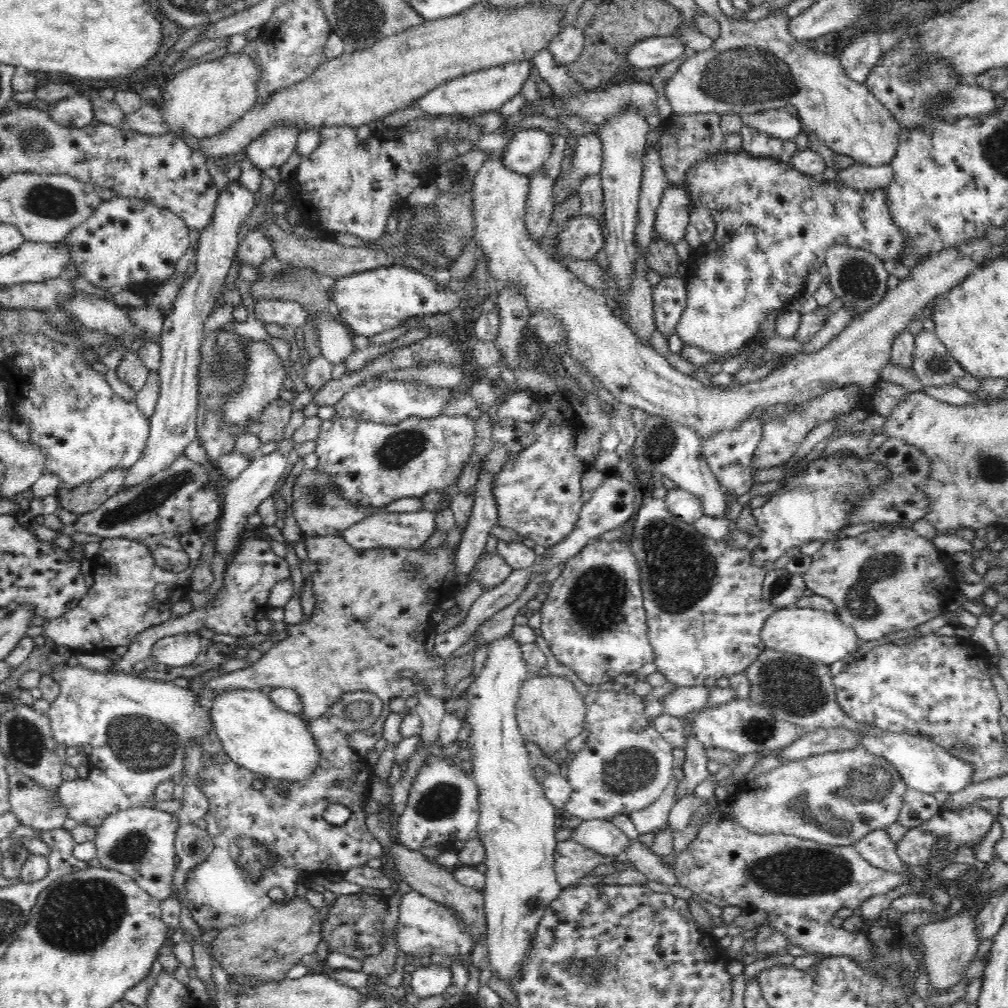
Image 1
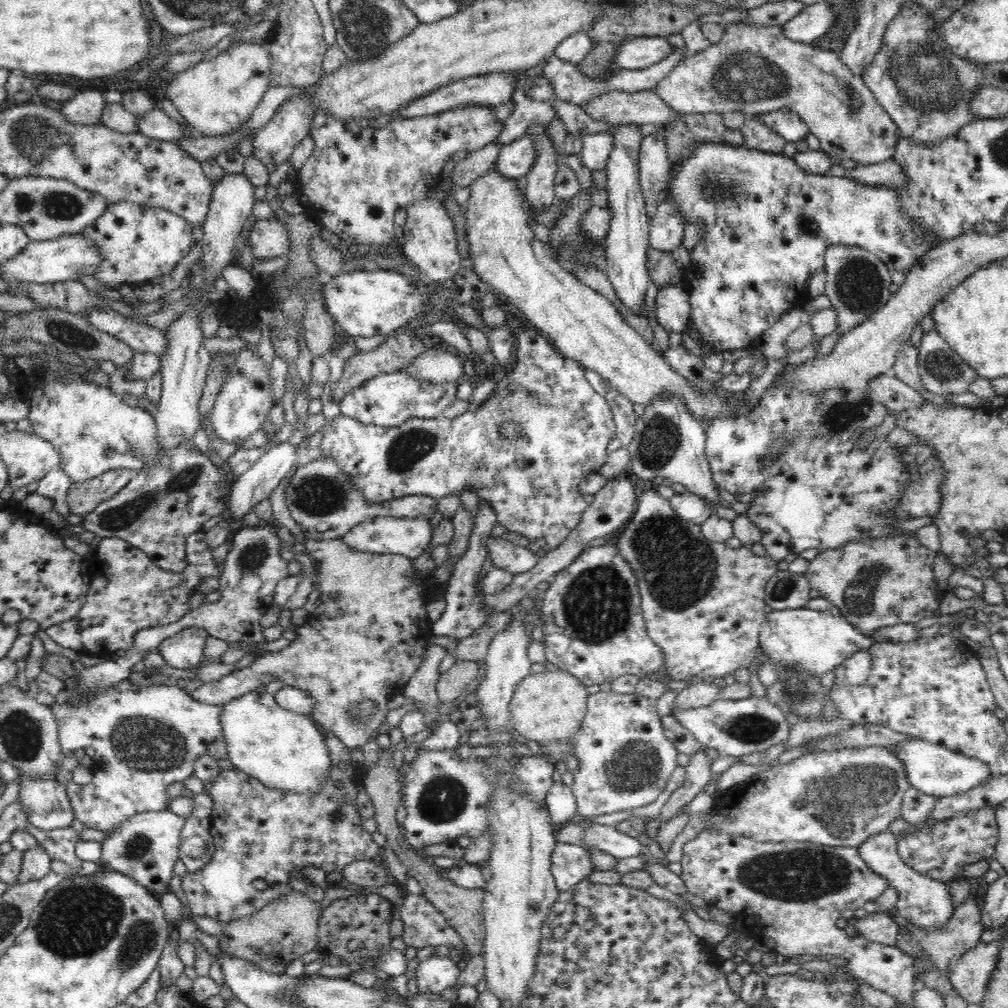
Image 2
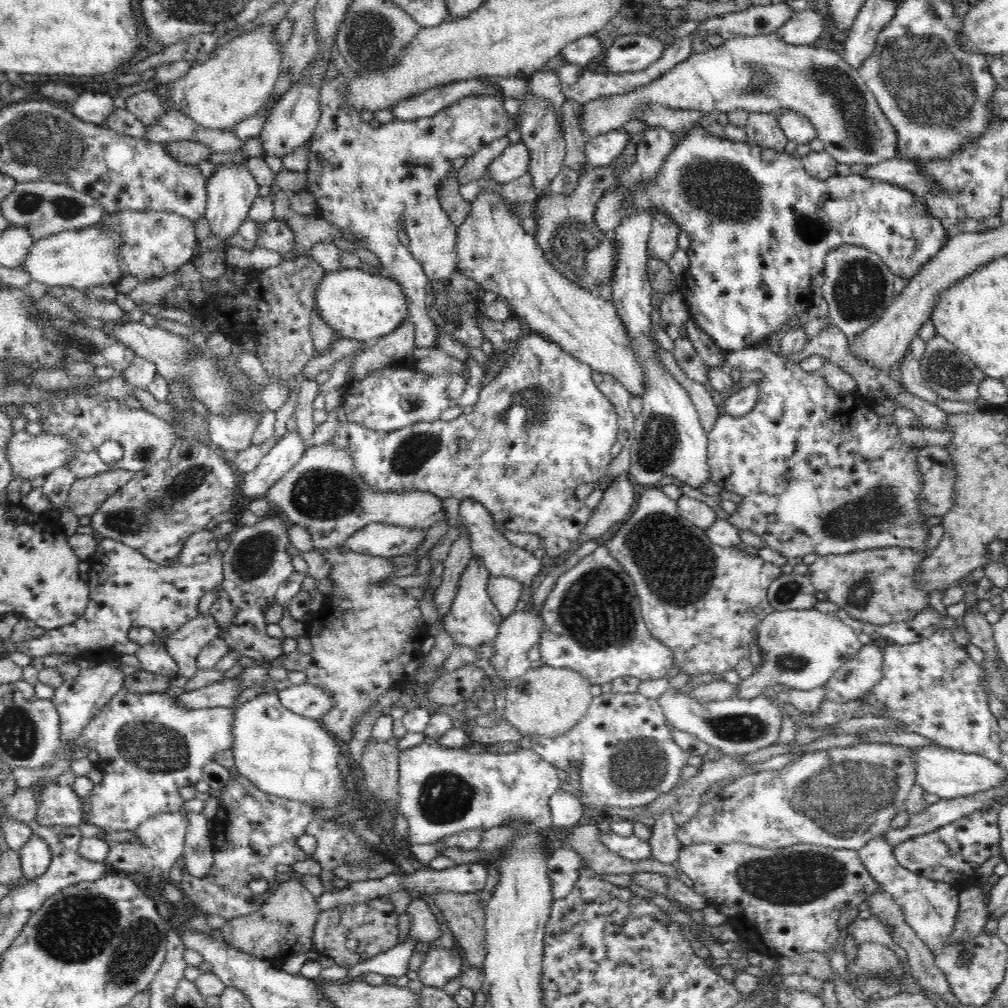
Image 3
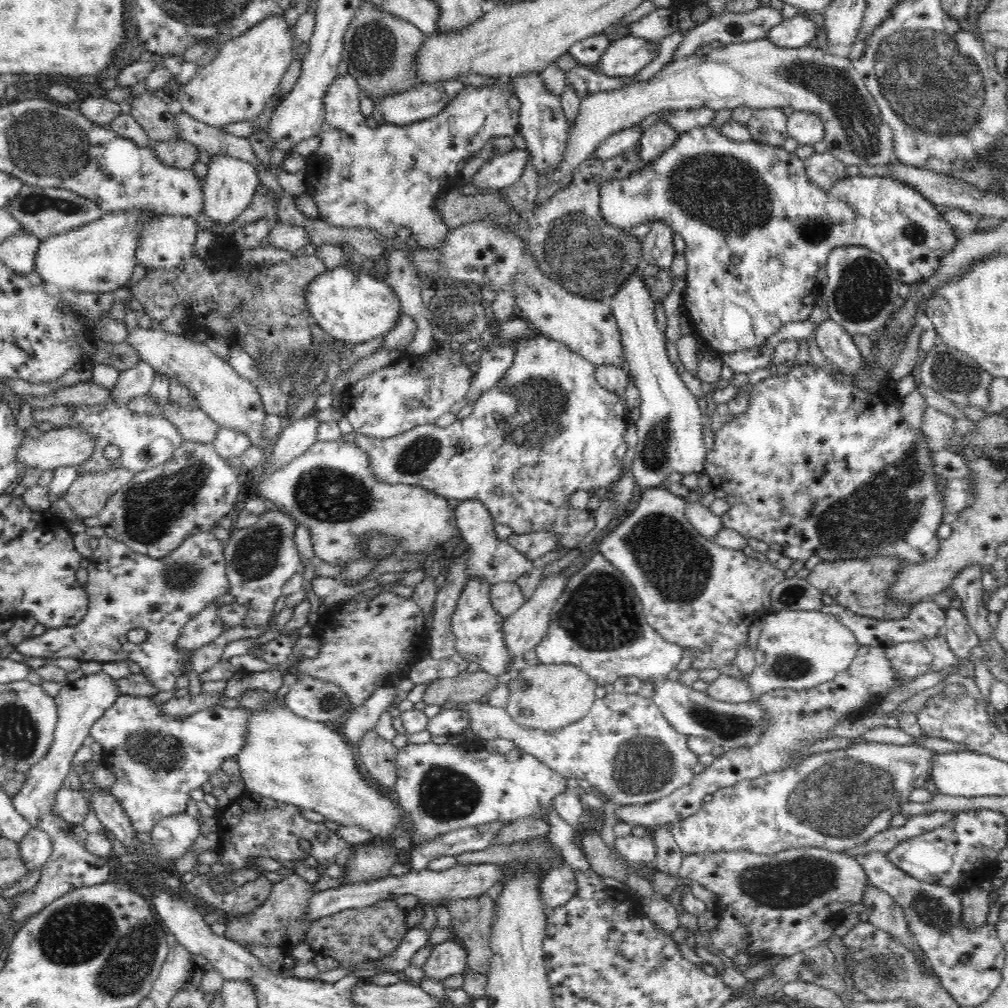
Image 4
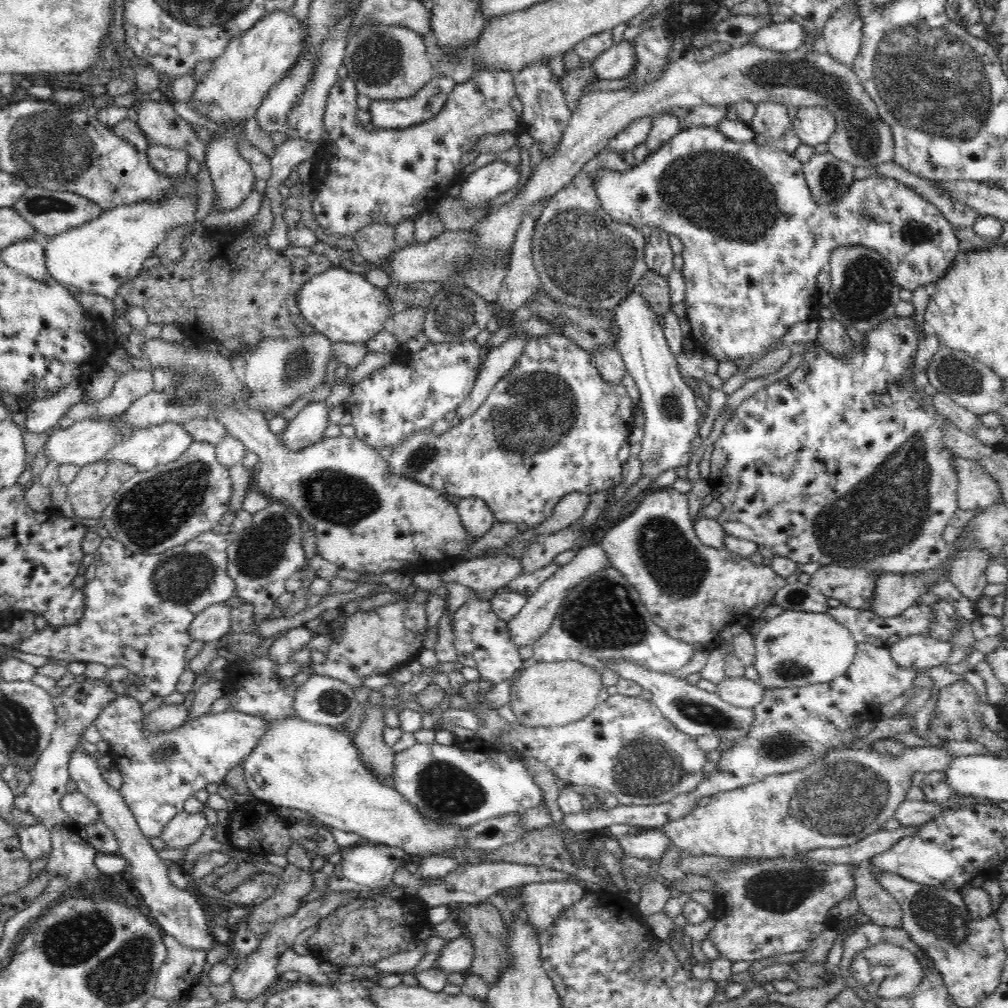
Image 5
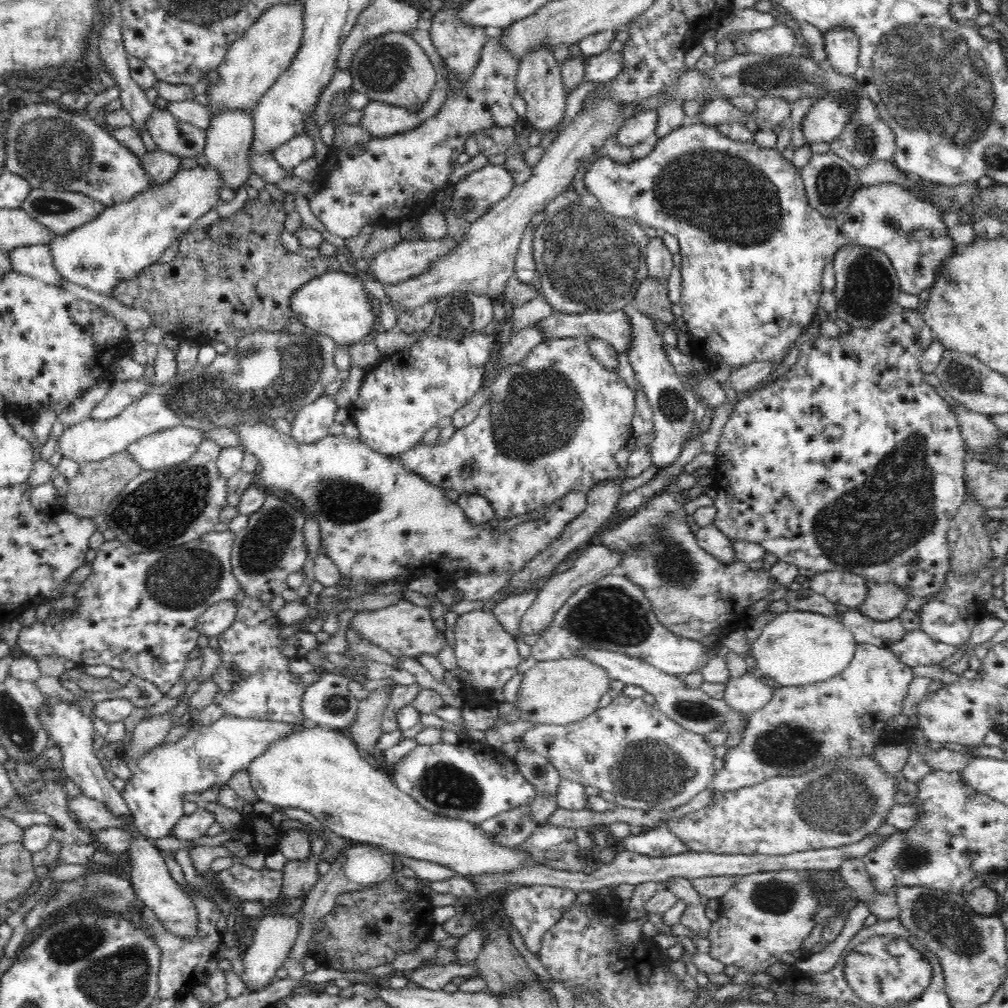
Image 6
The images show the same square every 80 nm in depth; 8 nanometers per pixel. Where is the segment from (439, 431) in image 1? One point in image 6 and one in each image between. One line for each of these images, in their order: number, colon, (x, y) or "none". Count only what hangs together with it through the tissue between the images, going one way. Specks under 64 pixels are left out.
2: (532, 483)
3: (541, 428)
4: (548, 428)
5: (552, 426)
6: (553, 422)

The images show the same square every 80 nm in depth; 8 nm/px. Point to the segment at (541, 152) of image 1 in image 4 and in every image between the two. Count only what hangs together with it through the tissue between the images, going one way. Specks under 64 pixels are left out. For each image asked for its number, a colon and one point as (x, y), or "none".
2: (515, 160)
3: (514, 162)
4: (500, 172)

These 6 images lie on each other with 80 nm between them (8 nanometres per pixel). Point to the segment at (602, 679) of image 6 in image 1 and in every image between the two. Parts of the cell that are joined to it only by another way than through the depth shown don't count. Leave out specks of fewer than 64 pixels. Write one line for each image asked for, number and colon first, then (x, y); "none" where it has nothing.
1: (550, 711)
2: (549, 706)
3: (545, 702)
4: (549, 696)
5: (549, 694)

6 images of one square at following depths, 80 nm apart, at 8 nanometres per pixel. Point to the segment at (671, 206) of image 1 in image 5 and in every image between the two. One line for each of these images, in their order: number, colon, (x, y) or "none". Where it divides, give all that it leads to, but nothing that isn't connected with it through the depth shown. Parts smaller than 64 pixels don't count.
2: (666, 232)
3: (663, 241)
4: (658, 250)
5: (658, 254)

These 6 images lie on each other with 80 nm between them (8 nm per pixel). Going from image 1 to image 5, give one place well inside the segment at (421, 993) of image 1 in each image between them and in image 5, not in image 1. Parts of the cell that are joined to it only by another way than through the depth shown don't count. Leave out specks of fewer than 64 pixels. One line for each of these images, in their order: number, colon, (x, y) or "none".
2: (435, 974)
3: (440, 965)
4: (450, 957)
5: (456, 956)

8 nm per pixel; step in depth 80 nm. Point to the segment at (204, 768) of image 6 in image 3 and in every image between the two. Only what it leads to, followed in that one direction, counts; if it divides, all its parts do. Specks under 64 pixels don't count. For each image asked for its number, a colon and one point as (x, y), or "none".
3: (149, 747)
4: (157, 761)
5: (160, 770)

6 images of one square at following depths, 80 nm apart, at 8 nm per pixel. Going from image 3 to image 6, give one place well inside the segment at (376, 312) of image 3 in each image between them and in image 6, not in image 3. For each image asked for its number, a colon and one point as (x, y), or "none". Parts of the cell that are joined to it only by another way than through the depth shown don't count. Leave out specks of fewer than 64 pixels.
4: (350, 305)
5: (340, 303)
6: (336, 304)

